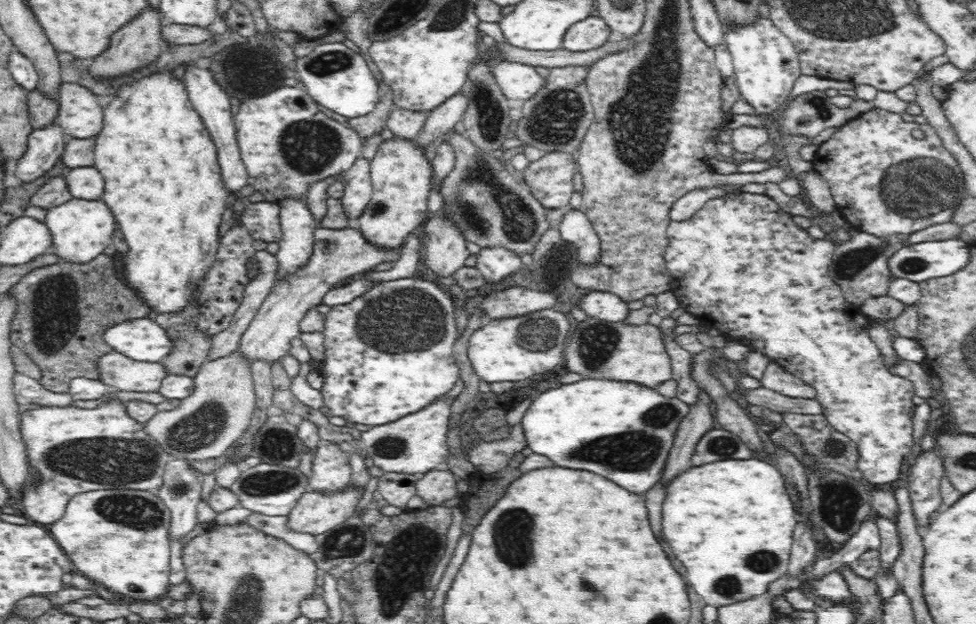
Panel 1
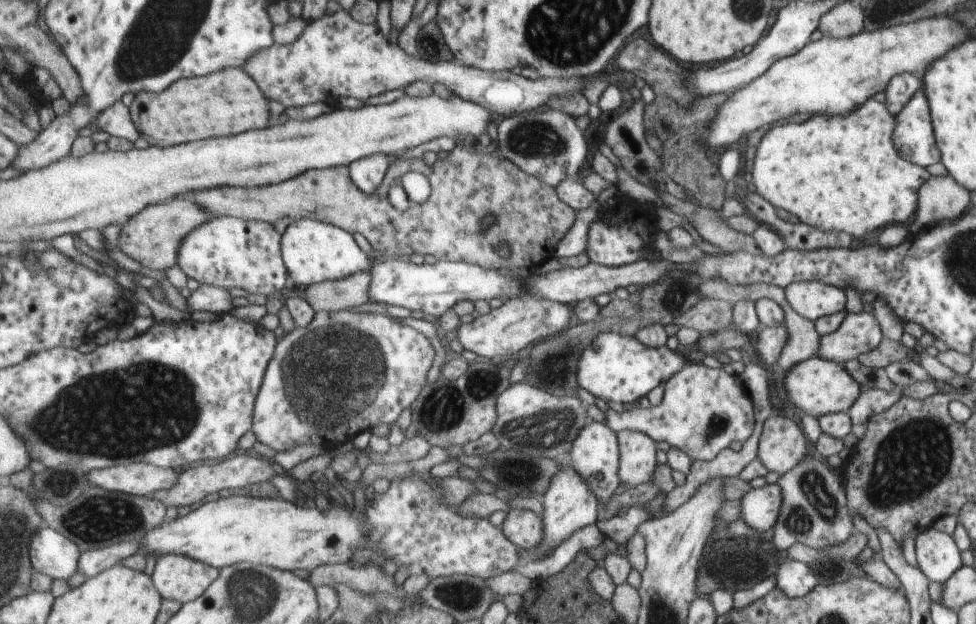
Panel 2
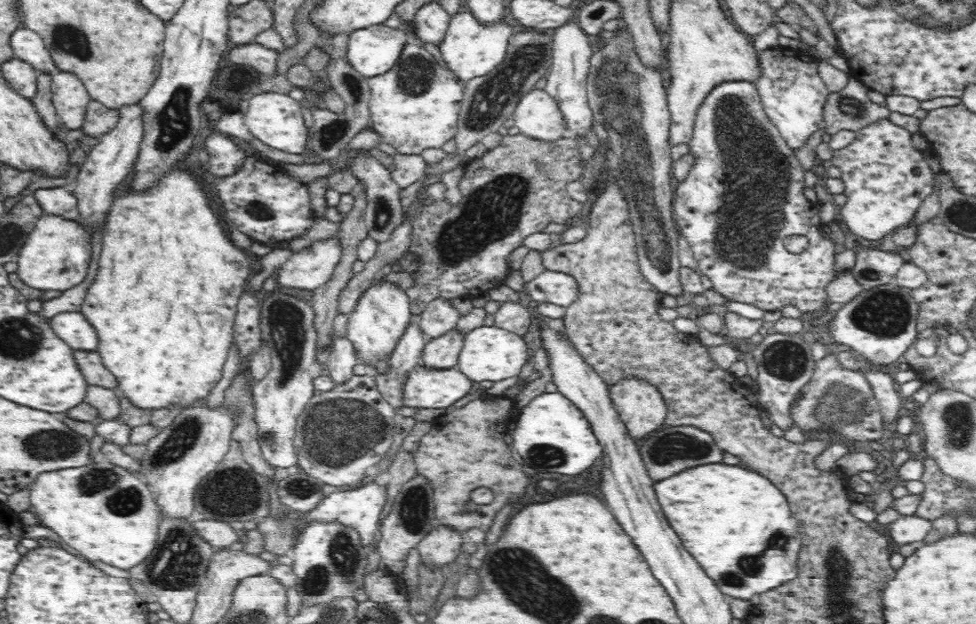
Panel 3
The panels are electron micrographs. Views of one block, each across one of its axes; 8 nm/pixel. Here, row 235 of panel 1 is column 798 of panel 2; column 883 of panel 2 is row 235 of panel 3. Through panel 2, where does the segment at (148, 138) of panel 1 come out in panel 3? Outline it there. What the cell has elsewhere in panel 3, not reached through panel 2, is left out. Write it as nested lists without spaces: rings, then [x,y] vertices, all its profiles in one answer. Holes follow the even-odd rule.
[[[174,167],[164,173],[155,185],[148,187],[150,187],[148,192],[124,188],[120,196],[112,198],[111,207],[104,214],[102,251],[98,258],[98,271],[92,284],[87,288],[80,311],[96,329],[98,333],[96,350],[100,353],[104,366],[116,377],[118,390],[123,396],[143,410],[160,410],[160,408],[170,406],[181,406],[183,410],[186,410],[186,407],[196,407],[202,404],[202,400],[206,403],[206,397],[211,394],[211,390],[222,378],[222,366],[226,362],[228,350],[233,343],[232,324],[234,324],[238,298],[246,289],[250,274],[252,274],[251,260],[248,260],[244,251],[238,250],[230,242],[214,208],[210,206],[210,200],[206,198],[206,192],[202,190],[200,182],[190,172]]]

